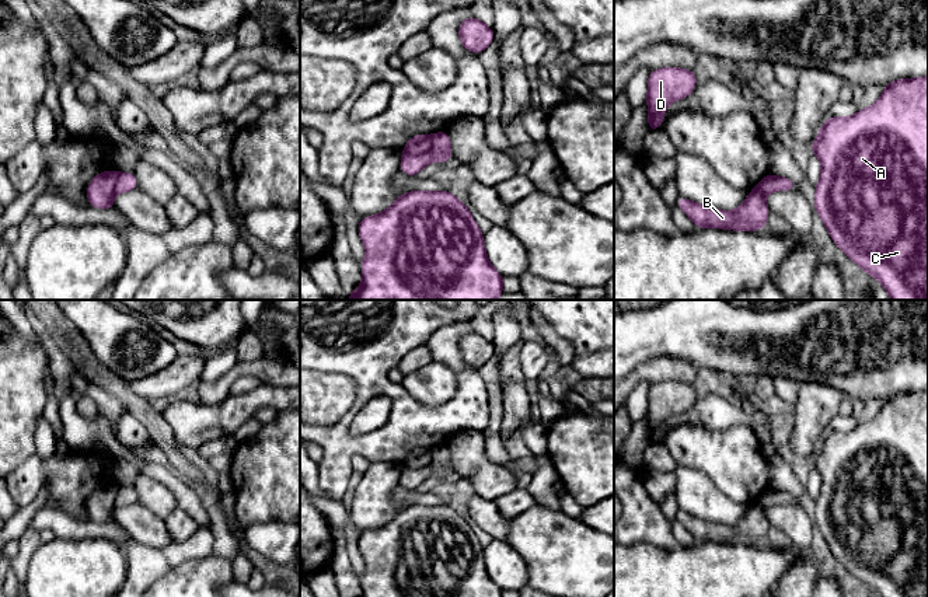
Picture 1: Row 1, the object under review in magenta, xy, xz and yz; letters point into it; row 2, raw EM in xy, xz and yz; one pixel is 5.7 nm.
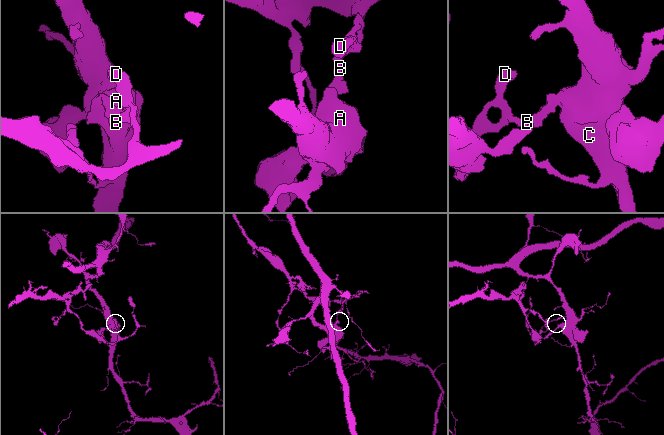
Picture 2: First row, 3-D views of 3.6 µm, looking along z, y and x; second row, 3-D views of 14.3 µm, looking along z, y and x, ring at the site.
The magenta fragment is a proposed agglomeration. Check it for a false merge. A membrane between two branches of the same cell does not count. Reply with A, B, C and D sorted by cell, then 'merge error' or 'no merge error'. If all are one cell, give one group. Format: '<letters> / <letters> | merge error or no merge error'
A C / B D | merge error

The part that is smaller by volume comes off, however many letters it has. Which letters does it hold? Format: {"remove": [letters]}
{"remove": ["B", "D"]}

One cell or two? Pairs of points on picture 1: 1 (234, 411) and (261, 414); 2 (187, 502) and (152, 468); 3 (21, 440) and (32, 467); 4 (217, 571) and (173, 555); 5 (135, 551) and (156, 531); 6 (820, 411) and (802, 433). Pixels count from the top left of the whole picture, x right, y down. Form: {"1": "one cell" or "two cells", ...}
{"1": "two cells", "2": "one cell", "3": "two cells", "4": "two cells", "5": "two cells", "6": "one cell"}

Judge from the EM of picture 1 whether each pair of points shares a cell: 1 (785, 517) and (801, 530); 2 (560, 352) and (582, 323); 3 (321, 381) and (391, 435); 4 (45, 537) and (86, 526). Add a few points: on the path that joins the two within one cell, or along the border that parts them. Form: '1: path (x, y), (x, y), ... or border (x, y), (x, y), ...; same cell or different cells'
1: path (789, 519), (796, 526); same cell
2: border (544, 317), (571, 344), (574, 351), (571, 365); different cells
3: border (344, 373), (355, 384), (355, 401), (327, 425); different cells
4: border (39, 530), (48, 529), (55, 536); different cells

